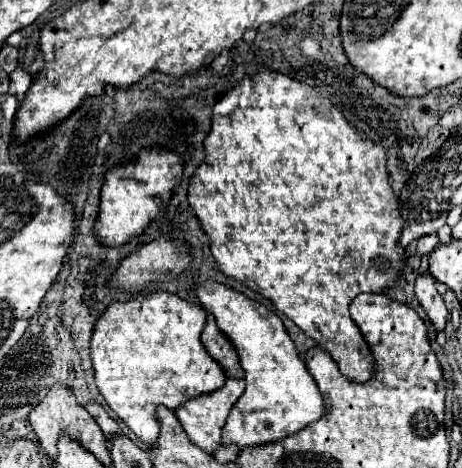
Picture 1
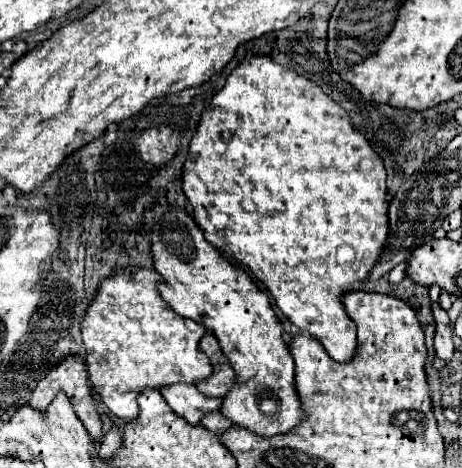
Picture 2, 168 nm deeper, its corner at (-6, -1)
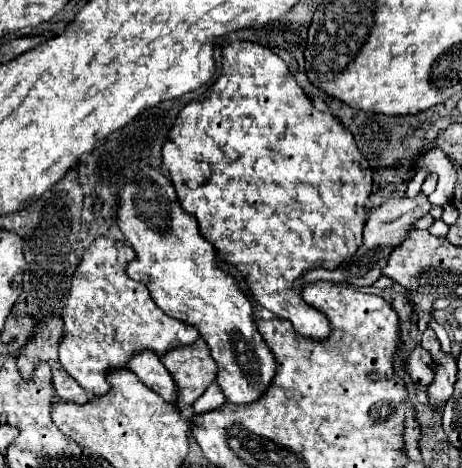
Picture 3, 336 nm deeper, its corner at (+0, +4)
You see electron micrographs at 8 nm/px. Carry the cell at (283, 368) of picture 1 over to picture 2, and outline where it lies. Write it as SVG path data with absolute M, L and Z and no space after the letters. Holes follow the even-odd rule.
M173 208L169 214L165 214L163 222L155 226L151 248L153 248L155 270L165 280L159 286L165 302L177 314L181 314L189 320L195 320L195 322L203 324L209 332L213 332L237 374L235 388L231 388L231 392L225 396L221 414L227 420L231 420L231 424L251 430L253 434L263 436L263 438L271 438L275 434L285 434L287 430L293 430L295 426L299 426L305 418L305 412L301 406L299 392L295 388L295 364L293 364L289 346L283 340L283 324L279 322L277 314L273 312L267 294L257 288L257 284L247 276L245 270L229 264L221 256L221 252L205 240L201 228L195 224L195 220L185 210Z

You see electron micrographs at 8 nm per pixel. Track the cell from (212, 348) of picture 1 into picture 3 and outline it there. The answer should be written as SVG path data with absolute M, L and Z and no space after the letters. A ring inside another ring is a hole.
M197 339L187 347L167 351L161 361L177 385L177 401L173 405L179 411L191 407L209 387L209 383L215 381L217 365L211 359L203 339Z

